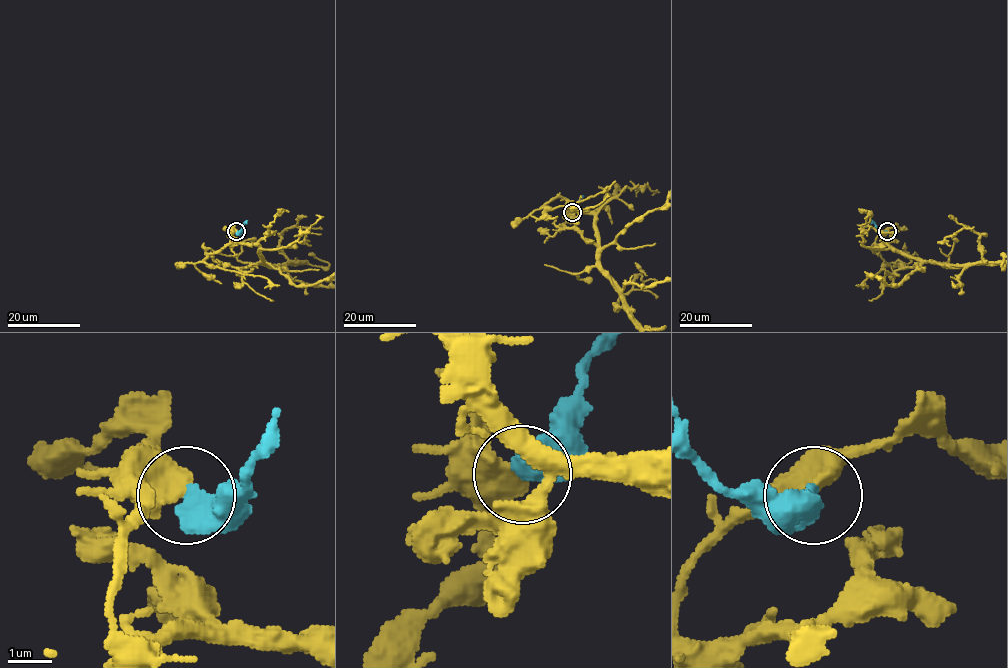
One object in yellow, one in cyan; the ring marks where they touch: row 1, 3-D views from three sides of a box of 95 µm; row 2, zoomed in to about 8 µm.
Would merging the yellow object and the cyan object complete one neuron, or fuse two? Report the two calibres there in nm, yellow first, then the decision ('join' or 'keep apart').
480 nm thick on the yellow side, 650 nm on the other; keep apart

